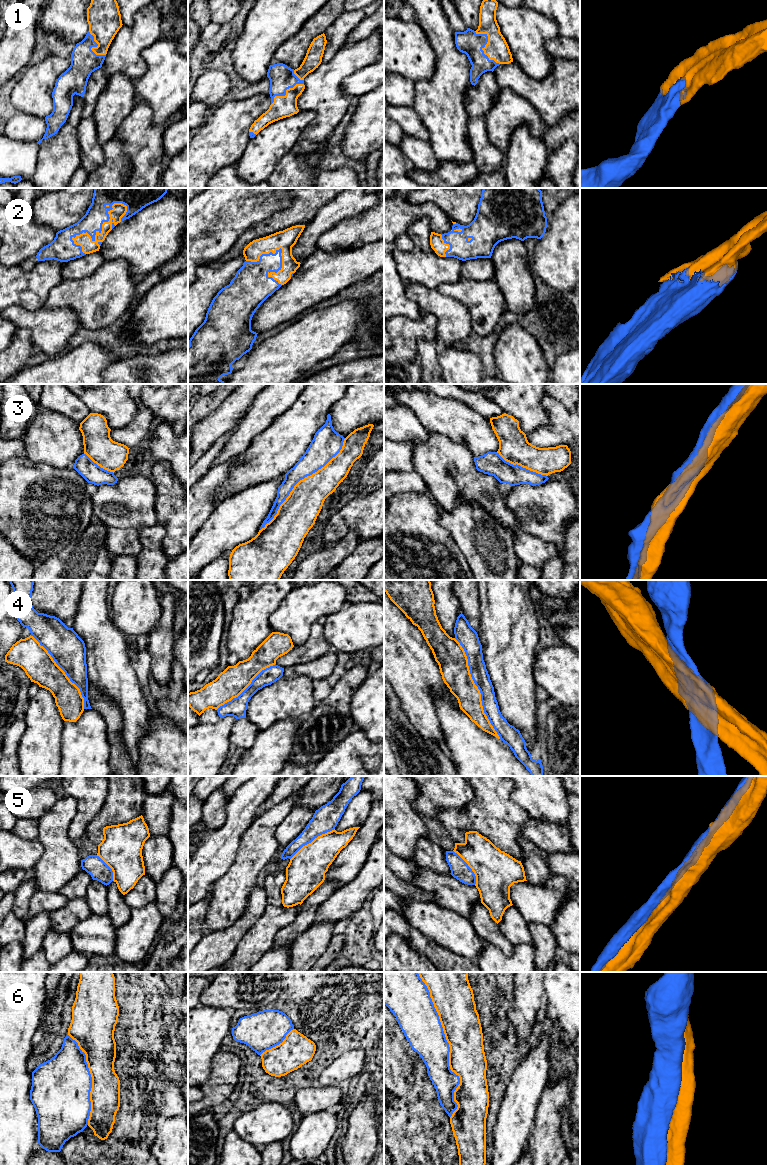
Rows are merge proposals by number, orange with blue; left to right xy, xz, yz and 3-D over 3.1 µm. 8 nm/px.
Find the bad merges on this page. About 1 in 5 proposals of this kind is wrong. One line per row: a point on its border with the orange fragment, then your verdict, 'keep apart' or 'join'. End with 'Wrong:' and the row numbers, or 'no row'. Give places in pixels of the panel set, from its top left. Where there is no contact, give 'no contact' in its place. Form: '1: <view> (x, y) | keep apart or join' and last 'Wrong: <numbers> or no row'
1: yz (485, 46) | join
2: xy (102, 229) | join
3: xz (302, 479) | join
4: yz (477, 688) | join
5: xz (313, 840) | keep apart
6: yz (449, 1045) | keep apart
Wrong: 5, 6

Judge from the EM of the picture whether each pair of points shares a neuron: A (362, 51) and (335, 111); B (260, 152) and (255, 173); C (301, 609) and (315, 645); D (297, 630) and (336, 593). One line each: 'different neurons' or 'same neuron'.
A: same neuron
B: same neuron
C: different neurons
D: same neuron

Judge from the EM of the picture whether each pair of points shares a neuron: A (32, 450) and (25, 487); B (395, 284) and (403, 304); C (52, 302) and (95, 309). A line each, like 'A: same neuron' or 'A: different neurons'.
A: different neurons
B: same neuron
C: same neuron

